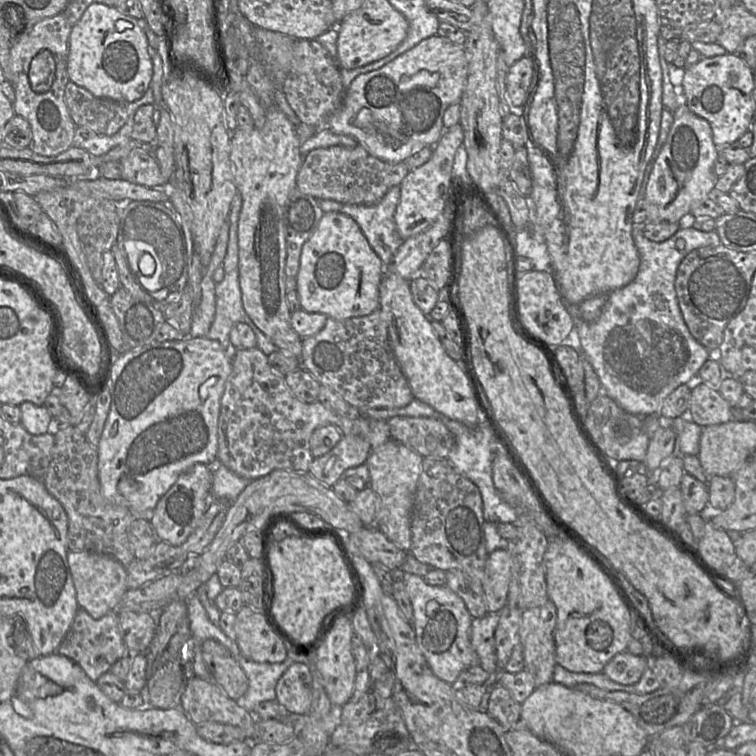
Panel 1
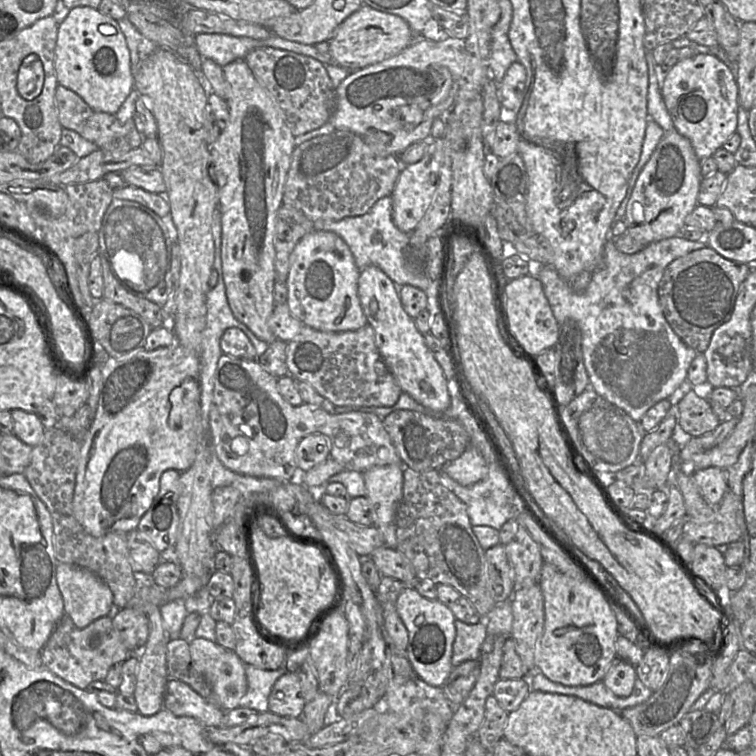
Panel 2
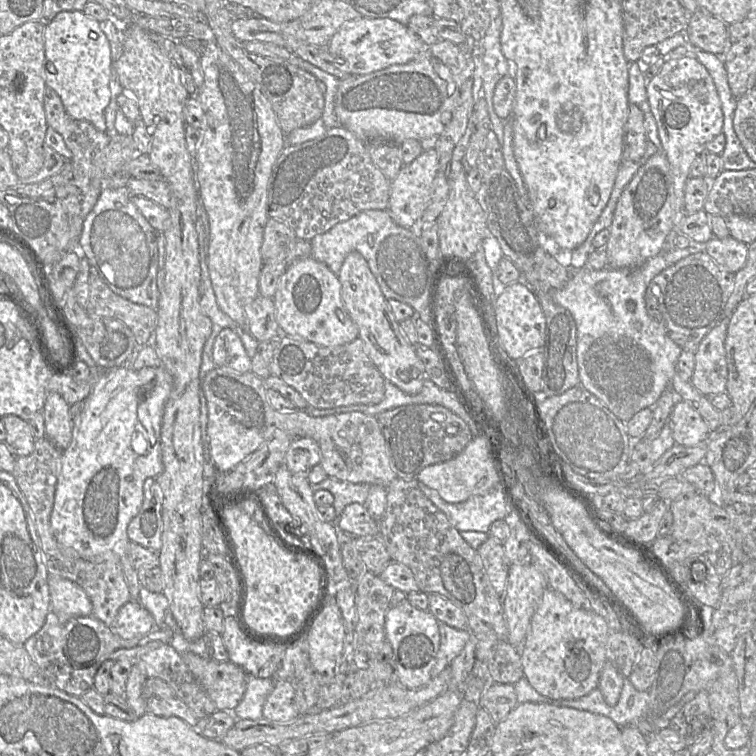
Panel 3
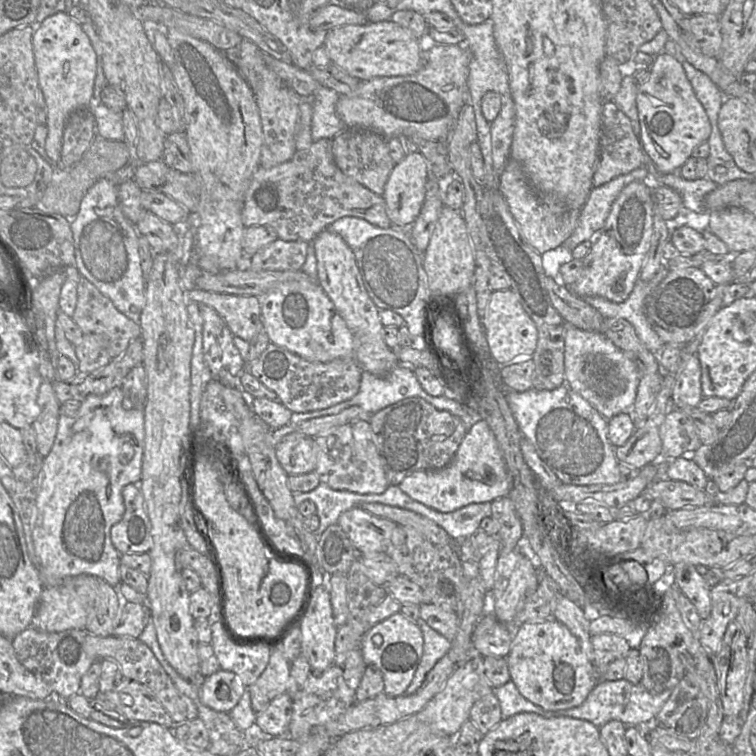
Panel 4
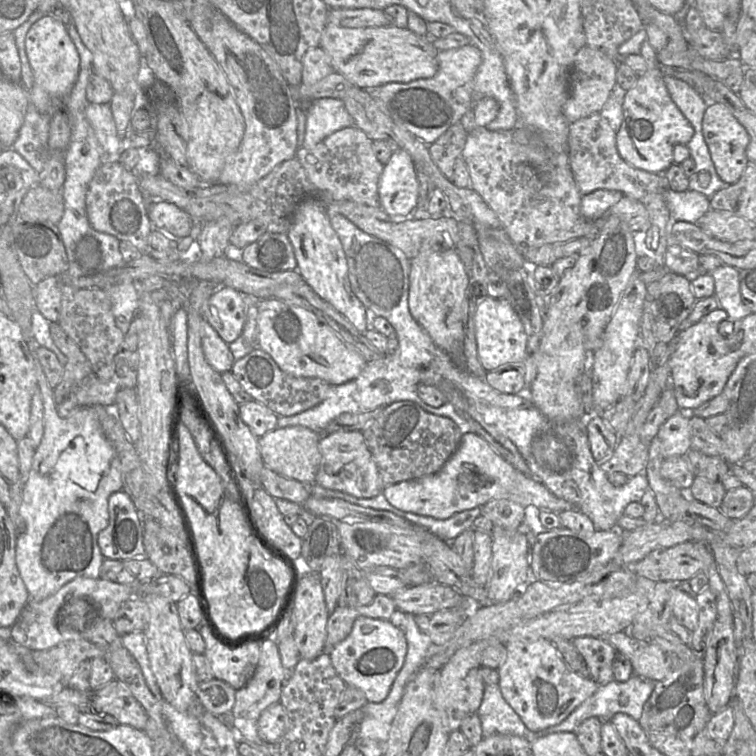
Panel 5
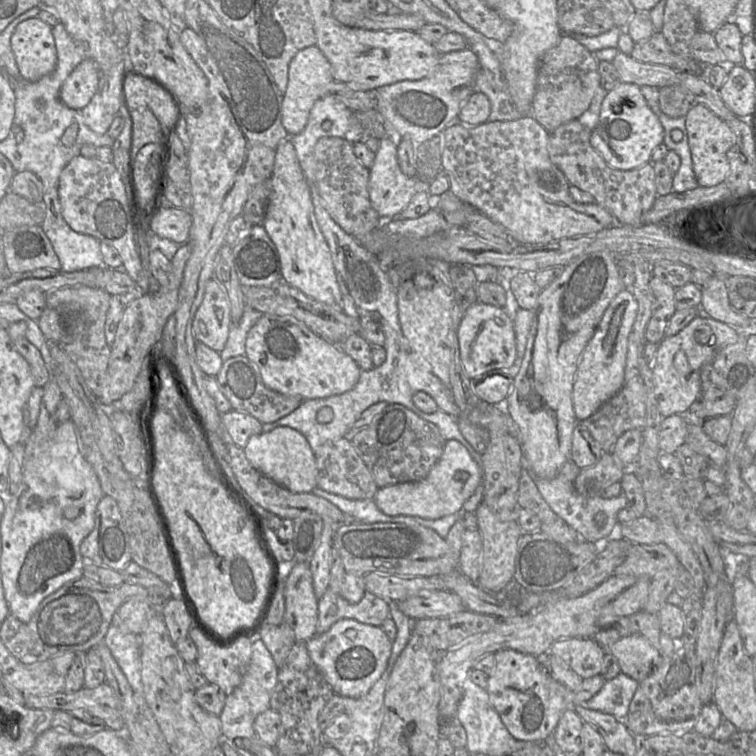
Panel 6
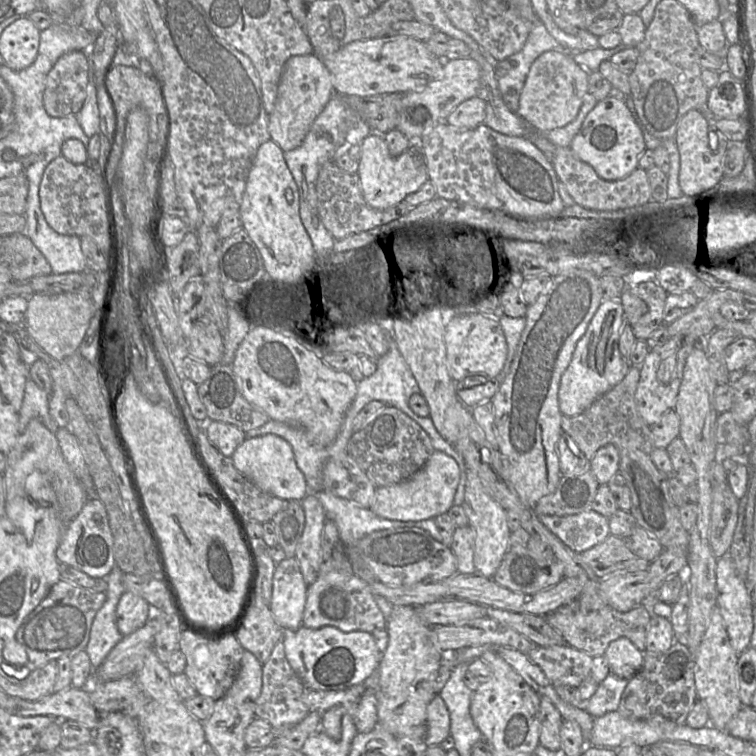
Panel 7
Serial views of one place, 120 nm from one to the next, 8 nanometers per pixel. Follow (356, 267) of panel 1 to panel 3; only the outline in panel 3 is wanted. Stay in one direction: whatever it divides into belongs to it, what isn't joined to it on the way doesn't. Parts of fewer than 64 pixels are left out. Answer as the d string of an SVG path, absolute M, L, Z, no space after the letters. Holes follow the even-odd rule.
M312 256L294 262L281 277L275 295L275 318L283 336L323 347L348 344L358 337L357 325L349 316L341 296L337 274Z

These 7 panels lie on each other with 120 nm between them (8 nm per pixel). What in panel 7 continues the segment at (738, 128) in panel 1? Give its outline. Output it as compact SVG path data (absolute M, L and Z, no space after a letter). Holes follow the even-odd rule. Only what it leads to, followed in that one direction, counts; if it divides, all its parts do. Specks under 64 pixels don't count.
M613 89L610 95L599 101L586 116L570 148L604 180L620 180L634 171L646 144L641 126L626 104L626 96Z

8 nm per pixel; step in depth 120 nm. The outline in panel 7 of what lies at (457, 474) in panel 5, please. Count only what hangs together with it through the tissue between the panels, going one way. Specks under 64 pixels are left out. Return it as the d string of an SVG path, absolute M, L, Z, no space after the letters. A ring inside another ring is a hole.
M434 451L423 467L407 480L377 488L370 509L381 518L402 521L420 521L445 514L454 506L460 480L457 461L441 451Z

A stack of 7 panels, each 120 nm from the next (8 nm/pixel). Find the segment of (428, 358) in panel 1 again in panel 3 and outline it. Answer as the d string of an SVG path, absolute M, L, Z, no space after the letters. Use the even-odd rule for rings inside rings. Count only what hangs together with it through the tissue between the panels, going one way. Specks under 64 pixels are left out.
M356 251L350 252L345 257L342 266L337 273L337 277L341 283L341 296L344 306L349 316L358 327L358 337L363 341L365 352L372 363L386 381L396 385L403 392L410 395L419 393L426 379L424 365L417 356L414 346L403 334L399 322L395 319L393 312L389 307L388 299L383 295L365 258Z

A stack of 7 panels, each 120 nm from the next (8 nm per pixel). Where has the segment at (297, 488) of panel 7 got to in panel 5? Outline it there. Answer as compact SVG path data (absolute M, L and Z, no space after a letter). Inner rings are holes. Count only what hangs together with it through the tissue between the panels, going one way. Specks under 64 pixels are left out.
M302 426L276 428L258 439L264 466L277 475L313 485L320 462L318 444L321 434Z

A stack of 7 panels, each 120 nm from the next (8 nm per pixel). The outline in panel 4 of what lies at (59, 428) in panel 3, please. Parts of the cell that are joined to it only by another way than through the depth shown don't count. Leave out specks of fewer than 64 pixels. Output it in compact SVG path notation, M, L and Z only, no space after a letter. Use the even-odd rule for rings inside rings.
M43 381L40 385L37 404L40 412L31 427L36 435L37 452L45 457L50 452L55 440L61 405L52 390L50 381Z

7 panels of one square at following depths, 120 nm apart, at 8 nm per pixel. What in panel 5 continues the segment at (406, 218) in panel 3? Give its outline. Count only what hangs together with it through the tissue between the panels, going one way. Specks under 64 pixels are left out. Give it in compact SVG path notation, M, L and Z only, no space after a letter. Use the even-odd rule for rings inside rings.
M395 150L378 183L379 206L392 218L406 218L418 203L417 169L406 151Z

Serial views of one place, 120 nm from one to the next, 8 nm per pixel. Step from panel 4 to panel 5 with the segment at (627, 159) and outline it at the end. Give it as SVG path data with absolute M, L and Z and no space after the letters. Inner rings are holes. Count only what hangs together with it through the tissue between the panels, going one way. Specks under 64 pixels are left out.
M599 112L570 123L566 154L569 167L581 194L599 189L617 191L644 205L650 216L650 226L646 229L649 231L648 257L654 259L657 265L663 265L672 225L676 221L680 221L670 215L664 201L663 192L667 189L664 174L638 169L624 161L616 147L616 131Z

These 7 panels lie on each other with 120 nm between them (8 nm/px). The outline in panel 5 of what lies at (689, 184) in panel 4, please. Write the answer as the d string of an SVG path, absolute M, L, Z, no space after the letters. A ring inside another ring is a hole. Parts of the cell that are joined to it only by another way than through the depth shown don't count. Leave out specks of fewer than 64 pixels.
M665 189L664 201L675 220L697 222L710 209L710 197L692 190L676 192Z

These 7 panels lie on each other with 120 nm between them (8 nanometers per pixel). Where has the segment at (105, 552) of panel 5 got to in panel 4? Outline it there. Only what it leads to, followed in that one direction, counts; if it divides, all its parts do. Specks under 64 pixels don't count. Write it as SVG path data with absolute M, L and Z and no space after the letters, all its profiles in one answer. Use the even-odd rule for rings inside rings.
M129 484L123 488L122 497L125 511L121 520L111 528L111 542L121 555L126 553L149 553L153 545L153 538L143 494L137 484Z

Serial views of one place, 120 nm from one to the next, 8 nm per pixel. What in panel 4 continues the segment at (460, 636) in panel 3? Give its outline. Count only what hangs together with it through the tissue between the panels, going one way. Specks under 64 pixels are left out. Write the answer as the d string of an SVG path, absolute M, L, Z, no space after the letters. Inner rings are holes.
M415 622L423 634L423 655L415 671L414 677L405 691L406 694L415 692L424 682L427 673L450 650L452 641L448 640L425 622Z

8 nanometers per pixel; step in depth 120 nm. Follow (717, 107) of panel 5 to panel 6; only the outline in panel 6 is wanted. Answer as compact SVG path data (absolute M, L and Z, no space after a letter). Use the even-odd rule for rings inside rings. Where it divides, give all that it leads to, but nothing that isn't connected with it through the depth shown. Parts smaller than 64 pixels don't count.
M701 104L693 106L685 116L692 167L700 187L713 187L724 182L729 174L728 152L736 144L729 125Z

